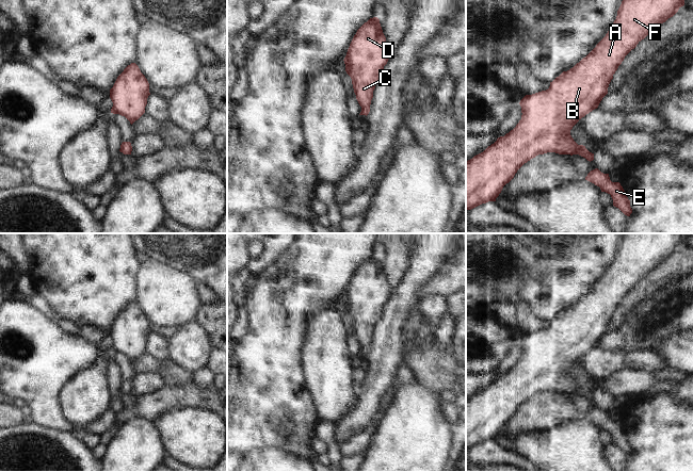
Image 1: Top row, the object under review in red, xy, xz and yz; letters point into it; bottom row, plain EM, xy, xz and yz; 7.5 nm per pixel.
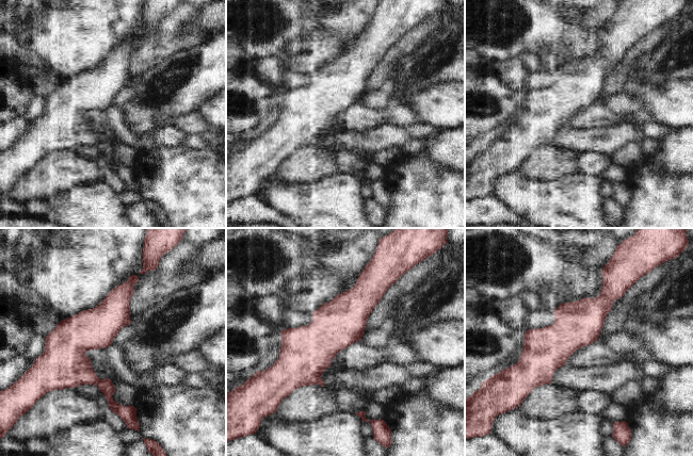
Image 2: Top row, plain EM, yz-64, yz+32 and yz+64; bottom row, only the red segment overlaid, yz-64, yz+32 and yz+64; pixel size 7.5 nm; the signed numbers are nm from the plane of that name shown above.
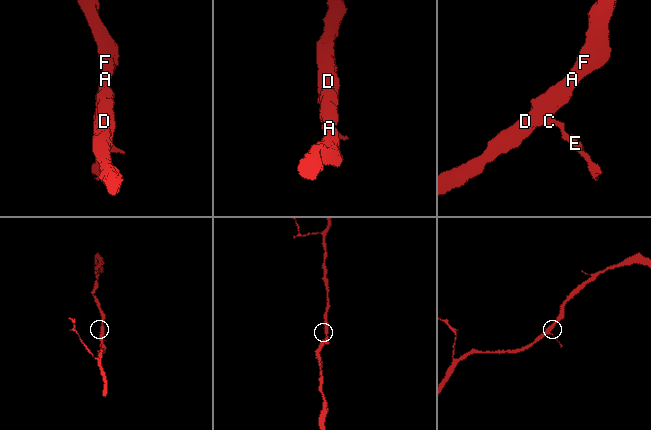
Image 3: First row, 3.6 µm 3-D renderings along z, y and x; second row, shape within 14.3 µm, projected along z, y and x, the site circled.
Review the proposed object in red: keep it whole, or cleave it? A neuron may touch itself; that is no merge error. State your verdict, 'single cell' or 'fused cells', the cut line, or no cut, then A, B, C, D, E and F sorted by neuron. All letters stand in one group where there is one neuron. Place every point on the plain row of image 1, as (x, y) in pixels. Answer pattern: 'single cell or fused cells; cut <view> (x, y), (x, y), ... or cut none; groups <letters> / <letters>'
single cell; cut none; groups A B C D E F

